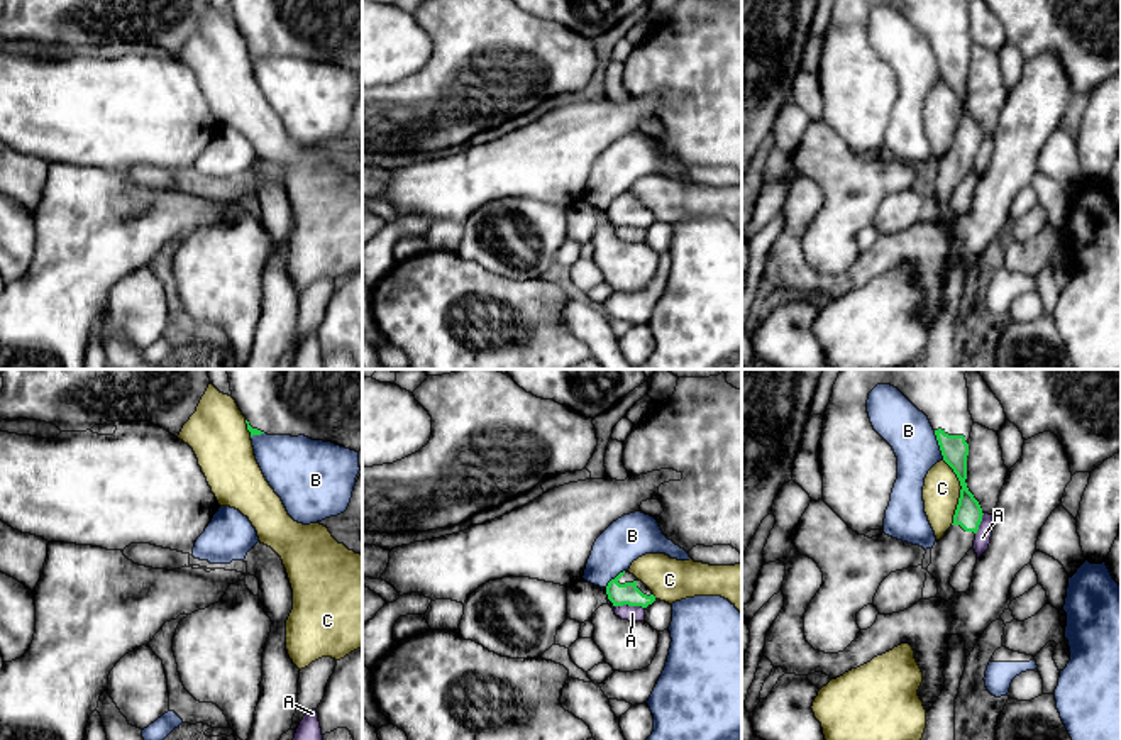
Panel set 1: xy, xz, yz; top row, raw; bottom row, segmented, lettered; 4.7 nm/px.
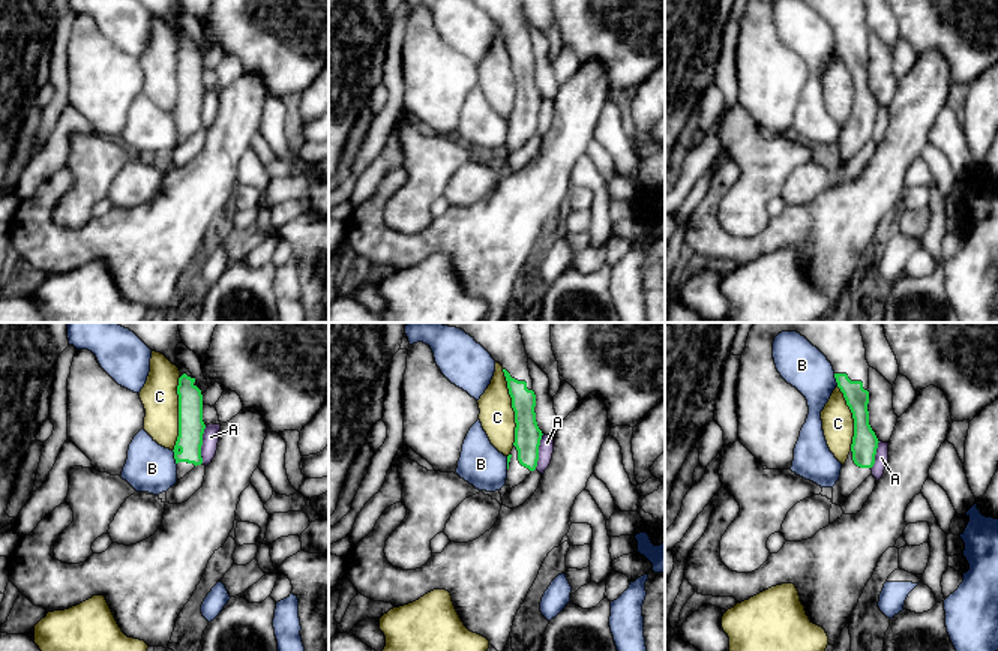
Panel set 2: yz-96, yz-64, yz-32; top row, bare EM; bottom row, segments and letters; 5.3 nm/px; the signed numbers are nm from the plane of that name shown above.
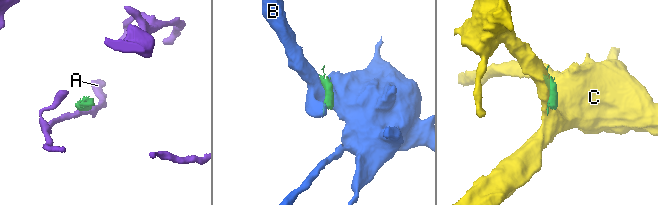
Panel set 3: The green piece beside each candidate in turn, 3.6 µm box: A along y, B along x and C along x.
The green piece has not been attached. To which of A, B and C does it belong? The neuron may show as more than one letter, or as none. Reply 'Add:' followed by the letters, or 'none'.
Add: none

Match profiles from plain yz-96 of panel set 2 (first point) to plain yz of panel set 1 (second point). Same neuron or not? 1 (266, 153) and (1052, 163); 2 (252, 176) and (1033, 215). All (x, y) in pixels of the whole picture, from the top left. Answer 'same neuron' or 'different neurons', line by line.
1: different neurons
2: different neurons

